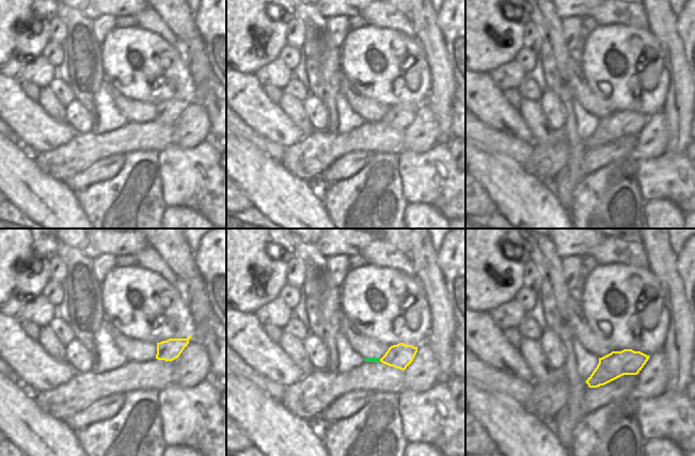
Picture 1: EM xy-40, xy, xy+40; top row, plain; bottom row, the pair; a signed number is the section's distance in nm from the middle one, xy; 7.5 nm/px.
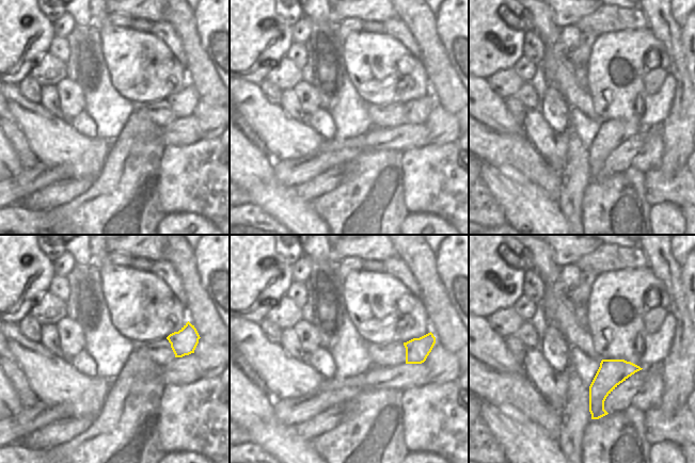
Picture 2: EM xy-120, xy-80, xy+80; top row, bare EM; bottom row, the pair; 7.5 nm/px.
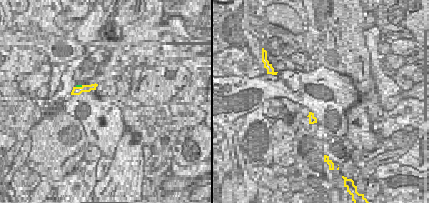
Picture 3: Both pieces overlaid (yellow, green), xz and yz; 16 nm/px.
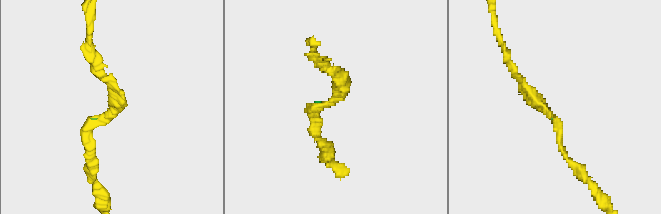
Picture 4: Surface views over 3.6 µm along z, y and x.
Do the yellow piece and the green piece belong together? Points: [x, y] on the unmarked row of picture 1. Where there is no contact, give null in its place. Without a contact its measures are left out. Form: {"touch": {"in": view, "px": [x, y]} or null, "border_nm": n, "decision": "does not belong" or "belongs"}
{"touch": null, "decision": "does not belong"}

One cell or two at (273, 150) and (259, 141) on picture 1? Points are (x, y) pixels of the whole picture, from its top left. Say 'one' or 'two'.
one

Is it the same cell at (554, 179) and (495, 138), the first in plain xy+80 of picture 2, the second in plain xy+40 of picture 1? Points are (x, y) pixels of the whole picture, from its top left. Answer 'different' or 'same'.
same

